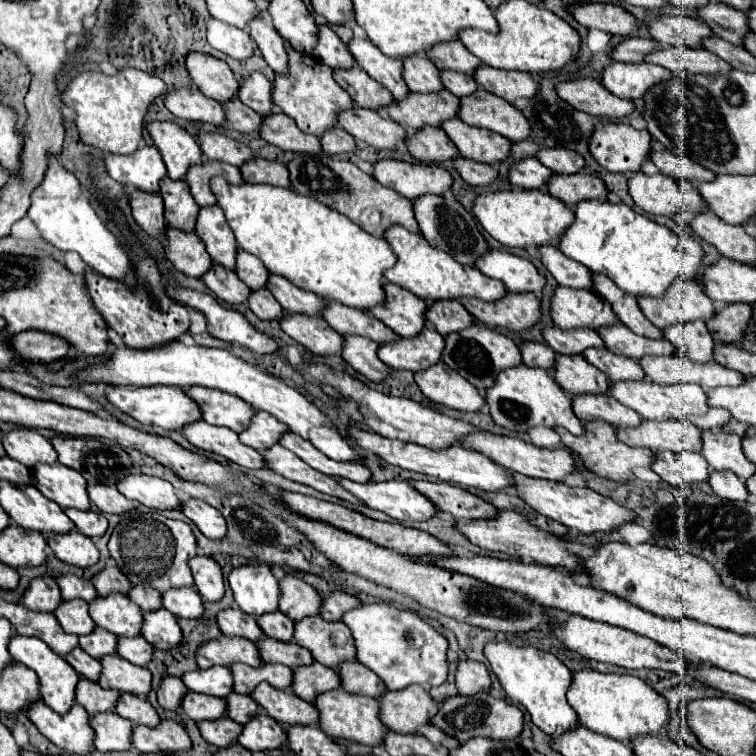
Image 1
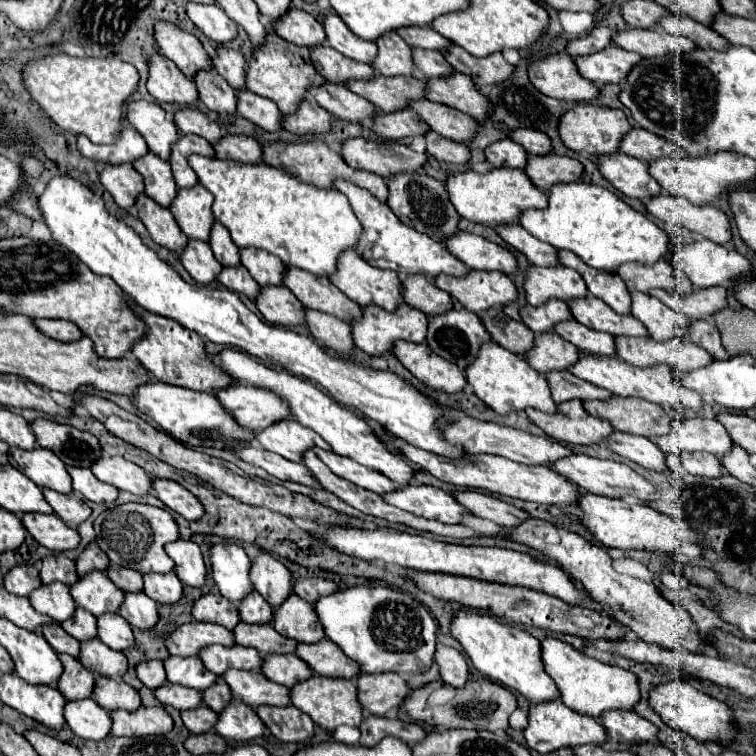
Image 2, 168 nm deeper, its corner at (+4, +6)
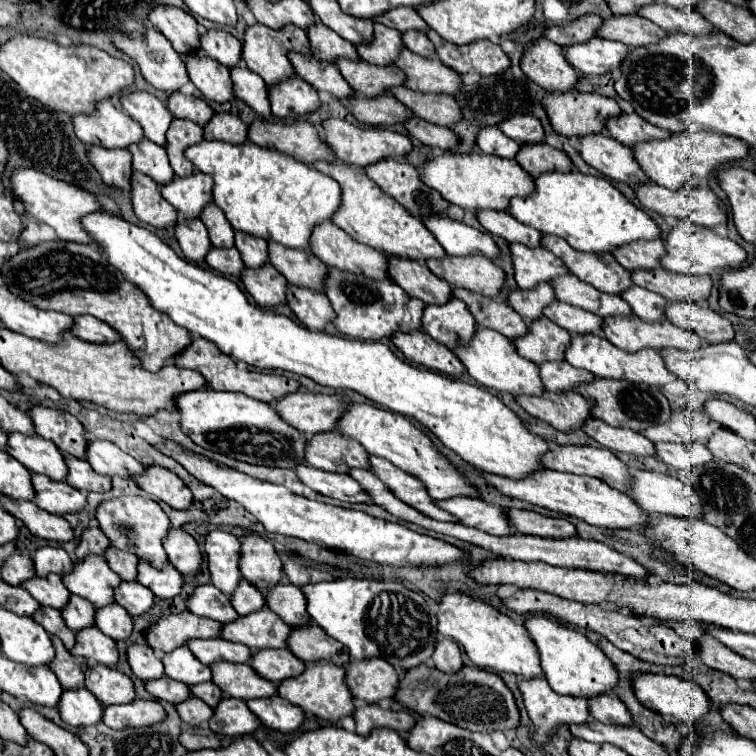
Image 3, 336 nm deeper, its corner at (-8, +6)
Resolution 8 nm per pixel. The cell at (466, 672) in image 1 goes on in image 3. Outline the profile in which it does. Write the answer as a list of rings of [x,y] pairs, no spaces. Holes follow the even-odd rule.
[[[438,640],[436,652],[434,652],[434,656],[432,656],[432,664],[434,664],[438,670],[448,672],[448,674],[458,672],[458,670],[464,666],[464,662],[462,662],[462,652],[460,652],[458,644],[452,642],[452,640]]]

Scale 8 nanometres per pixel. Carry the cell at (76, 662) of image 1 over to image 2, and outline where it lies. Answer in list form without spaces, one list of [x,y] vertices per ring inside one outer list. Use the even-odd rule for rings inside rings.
[[[46,624],[42,626],[42,636],[46,638],[46,642],[56,650],[56,652],[64,652],[70,656],[78,656],[80,652],[80,642],[76,642],[72,636],[68,636],[58,624]]]

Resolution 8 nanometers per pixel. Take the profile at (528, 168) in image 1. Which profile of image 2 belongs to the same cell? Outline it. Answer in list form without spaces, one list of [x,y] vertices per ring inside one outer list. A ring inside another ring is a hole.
[[[508,138],[498,140],[494,144],[488,144],[484,150],[484,156],[486,156],[486,162],[490,162],[496,168],[506,166],[506,168],[522,170],[526,164],[524,148],[520,148],[520,144],[508,140]]]

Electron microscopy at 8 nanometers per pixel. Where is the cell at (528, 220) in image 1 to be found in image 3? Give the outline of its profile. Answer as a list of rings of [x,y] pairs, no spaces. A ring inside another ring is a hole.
[[[444,154],[424,164],[420,170],[428,186],[438,190],[450,204],[468,210],[508,210],[514,196],[532,196],[536,184],[534,178],[516,164],[516,160],[506,160],[490,154]]]

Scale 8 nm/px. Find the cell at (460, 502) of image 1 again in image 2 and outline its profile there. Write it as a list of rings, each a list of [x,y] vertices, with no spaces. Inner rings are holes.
[[[454,492],[454,496],[460,500],[460,504],[464,504],[474,516],[480,516],[480,518],[486,518],[486,520],[492,520],[496,522],[498,526],[502,528],[516,528],[520,526],[524,520],[530,518],[528,512],[512,506],[512,504],[506,504],[490,494],[482,494],[482,492]]]

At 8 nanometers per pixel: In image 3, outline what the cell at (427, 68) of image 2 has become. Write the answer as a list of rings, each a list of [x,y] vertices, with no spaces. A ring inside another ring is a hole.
[[[404,32],[402,34],[404,38],[404,44],[418,56],[424,56],[424,58],[436,58],[436,50],[434,50],[434,44],[428,40],[428,36],[424,32]]]

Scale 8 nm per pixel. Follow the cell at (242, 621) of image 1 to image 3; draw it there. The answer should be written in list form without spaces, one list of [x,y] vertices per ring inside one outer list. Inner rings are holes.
[[[212,584],[198,586],[194,590],[194,594],[188,598],[188,610],[198,616],[204,616],[204,618],[220,620],[222,624],[228,624],[228,622],[240,618],[238,612],[232,608],[230,596],[220,592]]]

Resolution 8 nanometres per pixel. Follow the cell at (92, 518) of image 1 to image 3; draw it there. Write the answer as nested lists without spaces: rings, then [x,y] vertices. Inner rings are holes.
[[[32,474],[32,484],[36,490],[36,504],[52,514],[76,514],[88,504],[86,492],[72,488],[68,482],[54,482],[48,476]]]

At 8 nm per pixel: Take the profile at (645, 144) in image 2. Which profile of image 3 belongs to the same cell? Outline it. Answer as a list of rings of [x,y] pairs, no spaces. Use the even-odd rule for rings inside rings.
[[[636,112],[622,114],[620,118],[610,118],[606,122],[606,128],[614,140],[618,140],[630,148],[634,148],[636,144],[640,144],[644,140],[660,140],[660,138],[666,140],[666,136],[670,134],[668,130],[648,124]]]

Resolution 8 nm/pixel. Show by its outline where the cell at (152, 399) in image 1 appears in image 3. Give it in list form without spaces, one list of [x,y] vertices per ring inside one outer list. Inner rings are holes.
[[[204,388],[178,394],[174,398],[174,406],[180,414],[182,432],[206,450],[220,452],[248,464],[278,468],[294,468],[300,458],[304,458],[306,436],[286,424],[266,402],[254,400],[244,394]]]

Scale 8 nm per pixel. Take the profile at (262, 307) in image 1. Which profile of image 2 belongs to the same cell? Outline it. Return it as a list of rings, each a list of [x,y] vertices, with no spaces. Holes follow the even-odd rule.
[[[222,266],[222,270],[220,270],[216,280],[220,284],[224,284],[228,290],[242,292],[248,298],[254,298],[258,294],[258,288],[260,288],[256,284],[256,280],[252,280],[250,272],[244,266]]]

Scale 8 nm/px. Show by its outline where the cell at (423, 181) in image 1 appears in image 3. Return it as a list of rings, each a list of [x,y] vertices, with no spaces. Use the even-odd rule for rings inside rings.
[[[330,118],[324,122],[324,142],[336,152],[336,156],[346,162],[346,164],[356,164],[356,166],[370,166],[376,164],[384,158],[404,158],[412,152],[412,142],[402,136],[396,134],[392,130],[384,130],[384,128],[358,128],[346,120],[338,120],[338,118]]]

